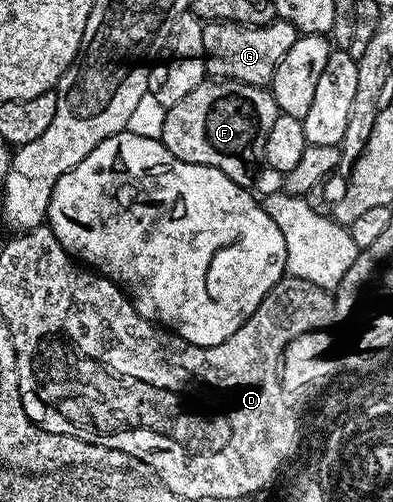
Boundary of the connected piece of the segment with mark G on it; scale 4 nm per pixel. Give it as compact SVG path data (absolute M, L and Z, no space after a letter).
M275 20L268 26L238 26L235 22L207 22L203 25L204 48L206 49L206 73L214 80L243 82L253 86L269 87L274 73L284 60L284 52L296 44L300 37L290 22Z

